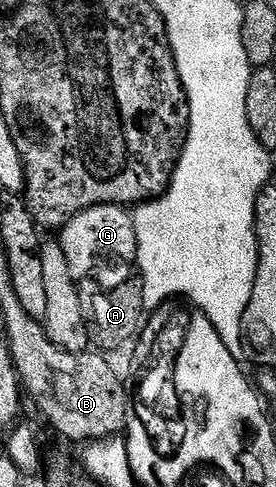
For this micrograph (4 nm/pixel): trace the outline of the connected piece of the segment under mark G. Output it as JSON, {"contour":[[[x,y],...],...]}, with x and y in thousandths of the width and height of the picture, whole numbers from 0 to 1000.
{"contour":[[[359,417],[351,425],[283,437],[232,460],[210,497],[225,503],[225,520],[239,520],[239,544],[254,544],[254,561],[283,577],[344,569],[373,579],[380,591],[402,593],[482,571],[496,554],[493,452],[467,427],[431,425],[420,417]]]}

